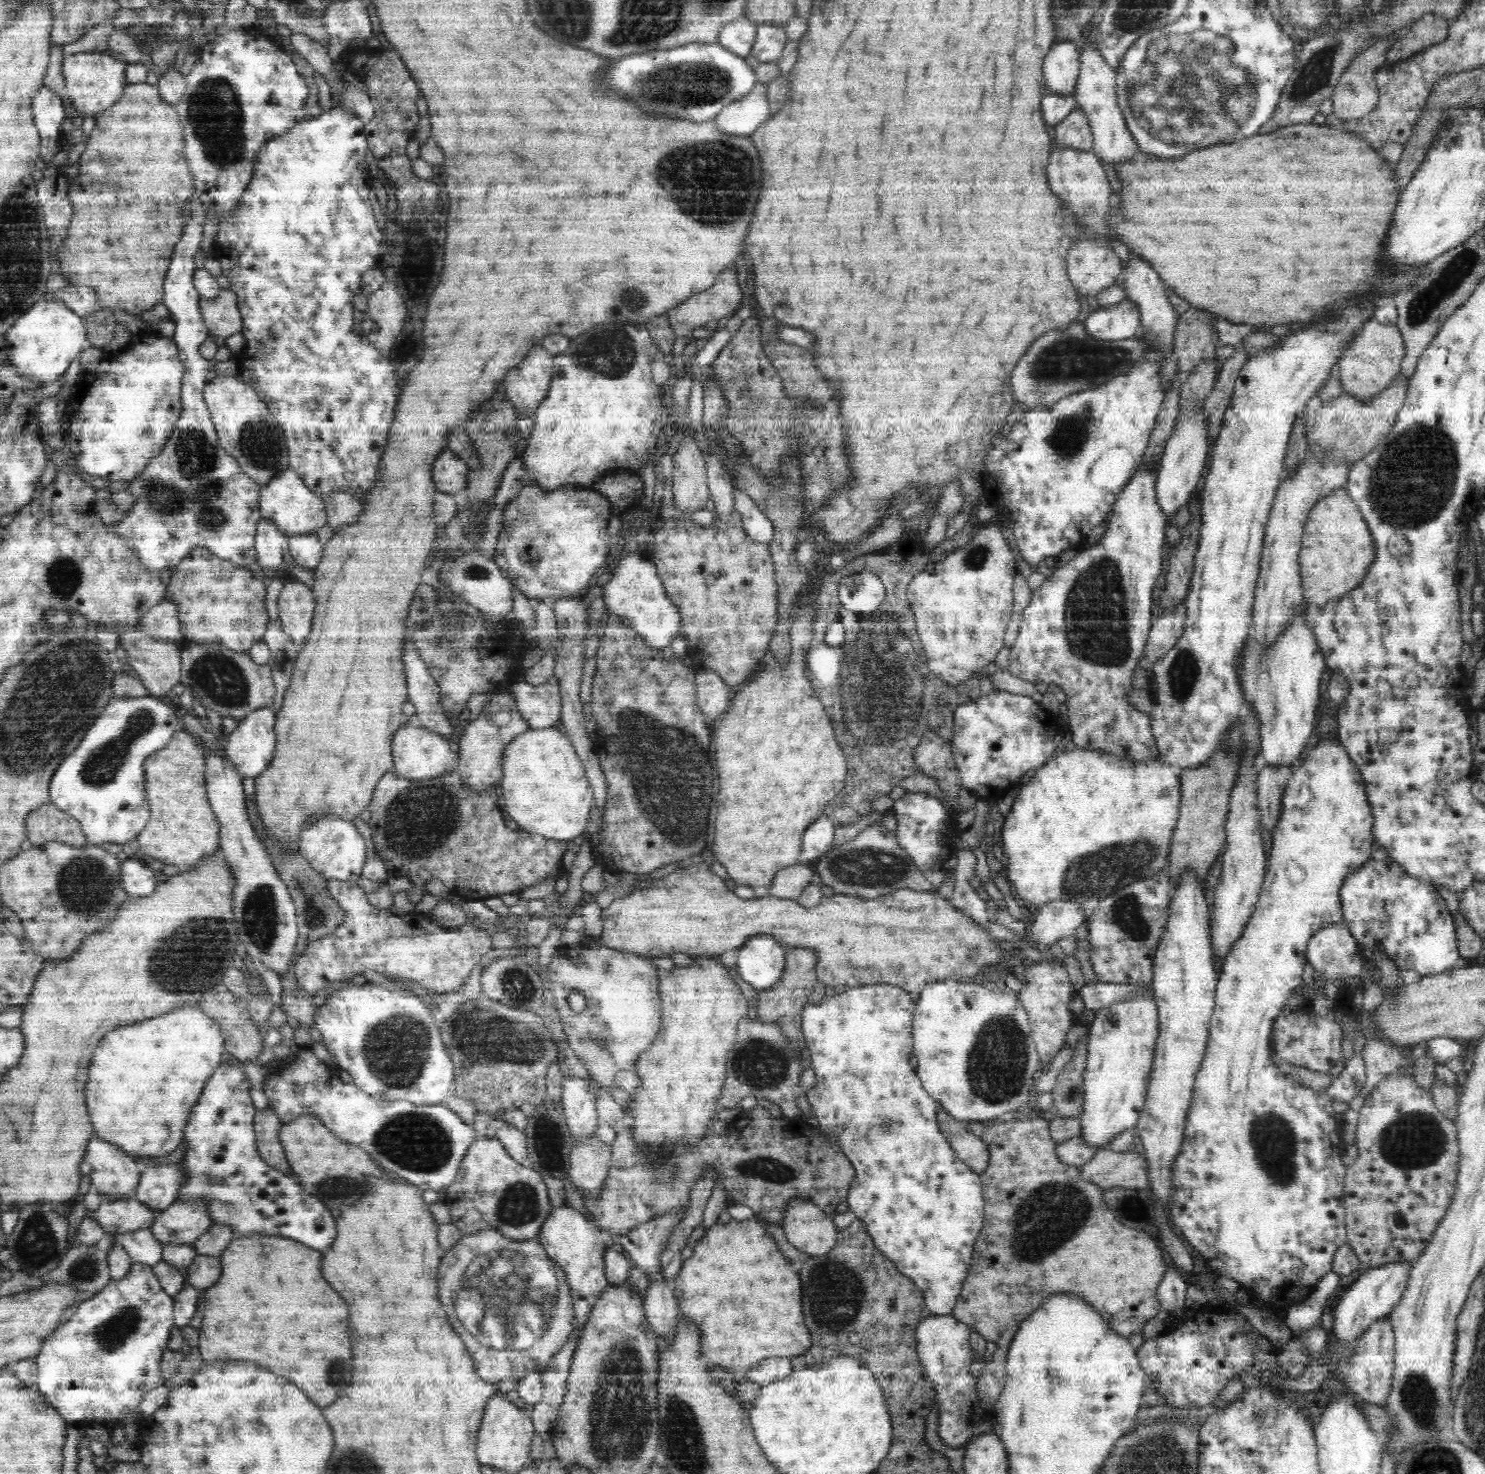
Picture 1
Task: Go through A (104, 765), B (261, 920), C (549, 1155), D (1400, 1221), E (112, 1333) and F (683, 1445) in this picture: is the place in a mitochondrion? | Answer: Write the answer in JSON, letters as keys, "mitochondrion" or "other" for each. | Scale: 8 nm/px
{"A":"mitochondrion","B":"mitochondrion","C":"mitochondrion","D":"other","E":"mitochondrion","F":"mitochondrion"}

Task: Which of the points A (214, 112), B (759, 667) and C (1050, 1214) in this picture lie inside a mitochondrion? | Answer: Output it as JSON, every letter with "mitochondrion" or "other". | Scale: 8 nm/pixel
{"A":"mitochondrion","B":"other","C":"mitochondrion"}

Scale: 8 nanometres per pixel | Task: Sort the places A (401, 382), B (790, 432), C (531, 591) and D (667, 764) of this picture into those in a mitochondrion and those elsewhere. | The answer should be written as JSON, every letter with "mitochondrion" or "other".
{"A":"other","B":"mitochondrion","C":"other","D":"mitochondrion"}

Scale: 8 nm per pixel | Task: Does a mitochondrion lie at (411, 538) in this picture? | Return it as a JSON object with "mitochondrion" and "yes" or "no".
{"mitochondrion":"no"}

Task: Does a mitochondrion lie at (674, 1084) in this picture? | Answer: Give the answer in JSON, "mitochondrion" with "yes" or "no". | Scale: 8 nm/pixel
{"mitochondrion":"no"}

